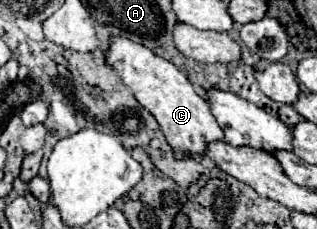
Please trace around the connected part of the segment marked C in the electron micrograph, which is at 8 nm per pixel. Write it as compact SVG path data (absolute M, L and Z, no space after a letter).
M110 35L106 45L106 63L120 75L124 85L132 89L138 103L156 117L176 157L202 155L208 141L222 139L220 125L216 123L216 117L212 117L208 101L194 91L188 77L174 63L158 57L140 43L114 35Z

